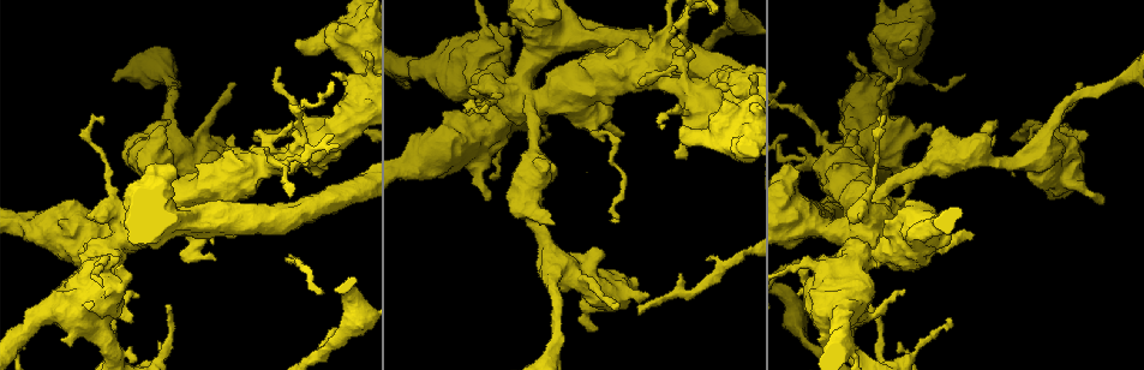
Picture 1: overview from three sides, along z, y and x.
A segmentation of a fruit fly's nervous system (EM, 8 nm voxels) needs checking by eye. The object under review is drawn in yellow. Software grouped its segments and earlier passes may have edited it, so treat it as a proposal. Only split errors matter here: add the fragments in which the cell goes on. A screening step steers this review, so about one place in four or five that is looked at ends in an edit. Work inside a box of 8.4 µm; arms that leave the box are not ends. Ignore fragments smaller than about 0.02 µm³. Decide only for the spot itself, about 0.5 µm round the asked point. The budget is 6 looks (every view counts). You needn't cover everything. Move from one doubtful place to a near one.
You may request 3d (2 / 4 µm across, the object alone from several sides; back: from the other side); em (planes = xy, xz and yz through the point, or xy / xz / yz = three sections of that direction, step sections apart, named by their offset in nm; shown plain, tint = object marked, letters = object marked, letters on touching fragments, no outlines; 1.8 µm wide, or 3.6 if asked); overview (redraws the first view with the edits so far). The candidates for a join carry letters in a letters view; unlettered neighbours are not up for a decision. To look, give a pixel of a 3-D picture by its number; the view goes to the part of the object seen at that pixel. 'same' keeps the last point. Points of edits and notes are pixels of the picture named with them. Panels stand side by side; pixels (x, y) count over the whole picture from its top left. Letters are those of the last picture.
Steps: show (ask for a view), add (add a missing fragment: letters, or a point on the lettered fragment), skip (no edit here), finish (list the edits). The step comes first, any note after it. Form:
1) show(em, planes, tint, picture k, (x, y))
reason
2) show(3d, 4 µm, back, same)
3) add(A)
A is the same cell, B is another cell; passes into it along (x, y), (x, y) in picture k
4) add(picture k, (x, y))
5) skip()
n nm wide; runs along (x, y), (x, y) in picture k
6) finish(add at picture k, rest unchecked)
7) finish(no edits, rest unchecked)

show(3d, 2 µm, picture 1, (637, 83))
branch stops here

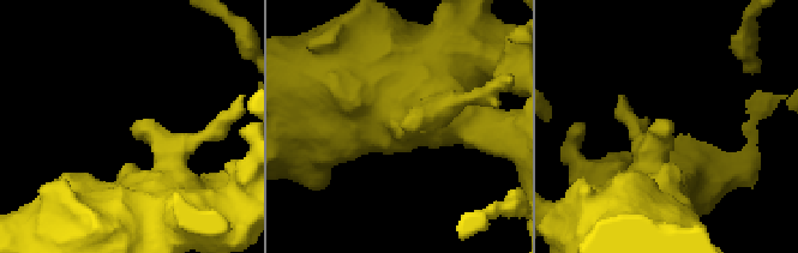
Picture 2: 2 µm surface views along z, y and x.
show(em, planes, tint, picture 2, (134, 130))

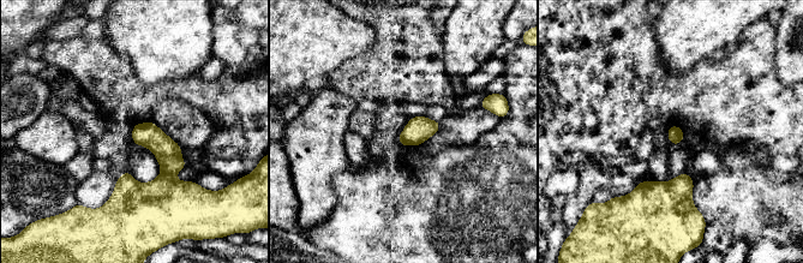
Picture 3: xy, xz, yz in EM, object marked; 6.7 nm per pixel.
show(em, planes, letters, same)

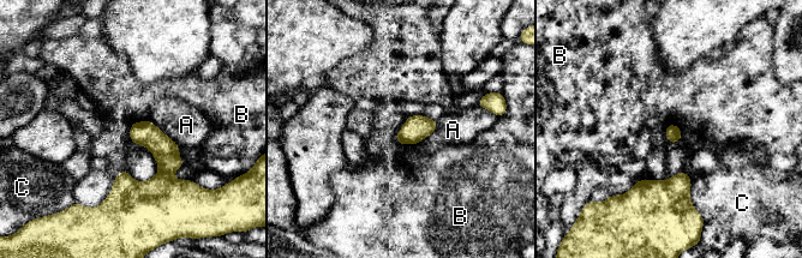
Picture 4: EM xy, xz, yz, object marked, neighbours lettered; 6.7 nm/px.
skip()
A, B and C are other cells; border along (669, 122), (672, 122), (683, 133) in picture 4; no lettered fragment goes on from it

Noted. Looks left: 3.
show(em, xz, step 16, tint, picture 1, (292, 130))
thick end

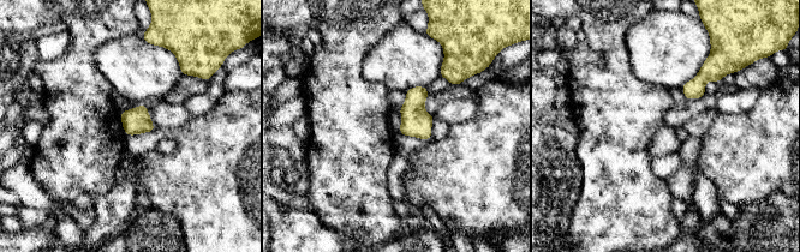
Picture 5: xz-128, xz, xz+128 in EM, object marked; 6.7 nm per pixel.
show(em, planes, letters, same)

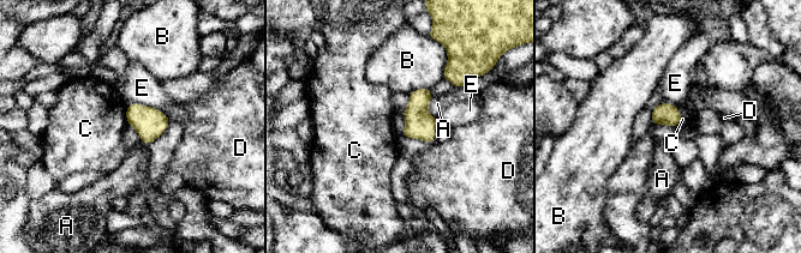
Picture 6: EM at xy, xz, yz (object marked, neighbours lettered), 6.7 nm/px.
skip()
A, B, C, D and E are other cells; border along (127, 104), (126, 122) in picture 6; none of them fits

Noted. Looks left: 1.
finish(no edits, rest unchecked)

